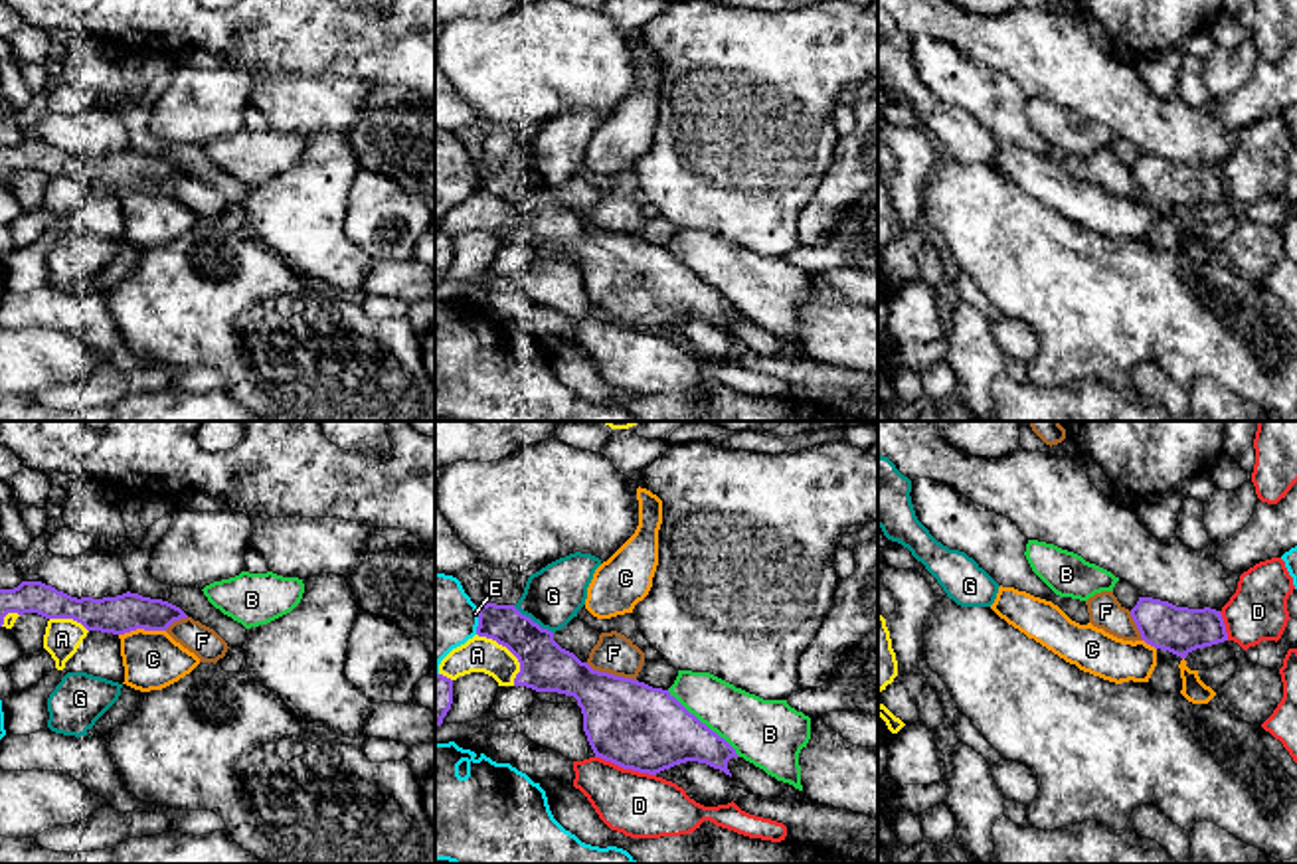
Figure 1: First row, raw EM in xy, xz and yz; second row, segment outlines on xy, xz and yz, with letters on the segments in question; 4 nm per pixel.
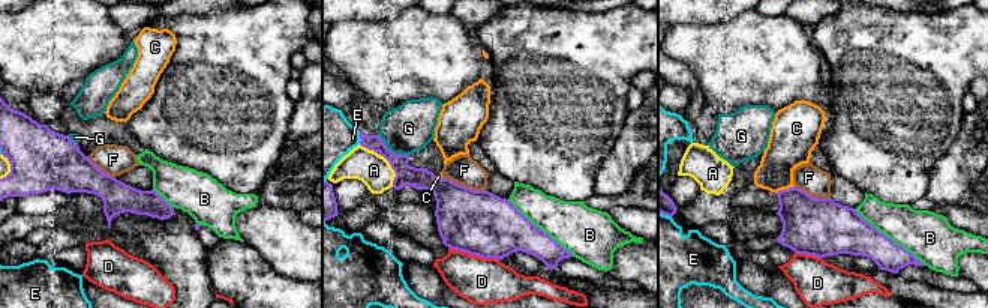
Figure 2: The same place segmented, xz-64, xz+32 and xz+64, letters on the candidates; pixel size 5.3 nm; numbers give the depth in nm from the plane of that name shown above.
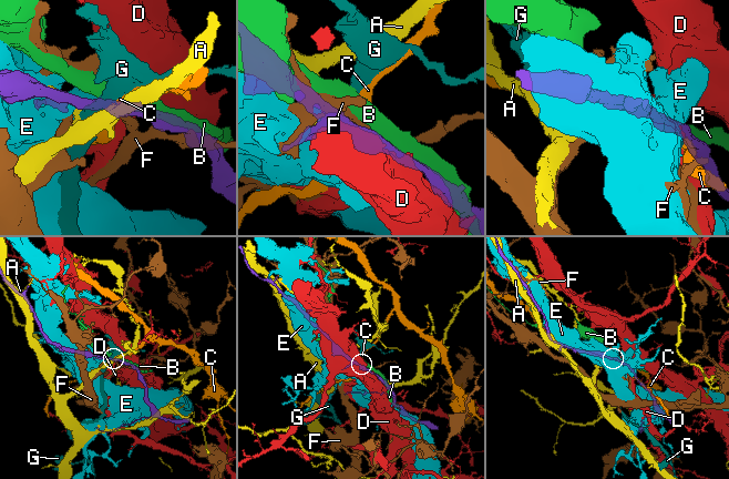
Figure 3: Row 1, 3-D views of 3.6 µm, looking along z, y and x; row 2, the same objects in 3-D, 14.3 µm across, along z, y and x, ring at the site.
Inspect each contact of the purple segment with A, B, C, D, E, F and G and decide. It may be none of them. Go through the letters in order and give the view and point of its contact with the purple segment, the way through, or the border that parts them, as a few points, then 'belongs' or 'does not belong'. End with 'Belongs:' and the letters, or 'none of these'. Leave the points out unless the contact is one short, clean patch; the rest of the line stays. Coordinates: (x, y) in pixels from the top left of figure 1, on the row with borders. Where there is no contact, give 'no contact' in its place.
A: xz (511, 651) | does not belong
B: xz (704, 724) | does not belong
C: xy (141, 627) | along xy (165, 629), (131, 629), (119, 635) | does not belong
D: xz (625, 768) | along xz (596, 756), (655, 776) | does not belong
E: xz (479, 621) | does not belong
F: xz (611, 675) | along xz (586, 663), (635, 681) | does not belong
G: xz (530, 619) | does not belong
Belongs: none of these

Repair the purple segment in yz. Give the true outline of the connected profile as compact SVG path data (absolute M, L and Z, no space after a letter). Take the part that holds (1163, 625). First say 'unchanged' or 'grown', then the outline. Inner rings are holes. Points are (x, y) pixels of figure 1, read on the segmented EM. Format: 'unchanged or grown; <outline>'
unchanged; M1139 597L1131 617L1147 645L1180 658L1196 648L1228 641L1222 613L1210 607L1188 609L1153 597Z

